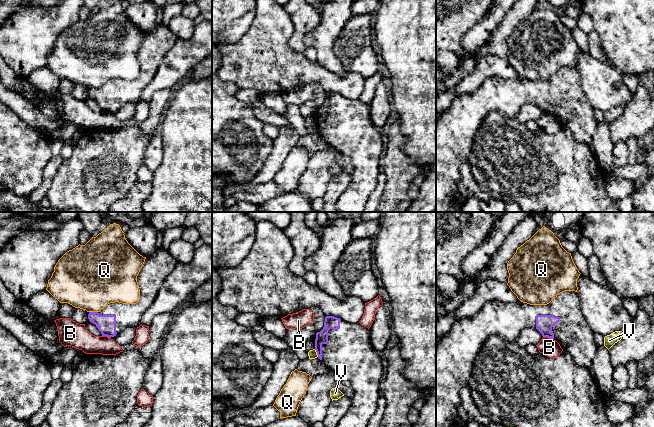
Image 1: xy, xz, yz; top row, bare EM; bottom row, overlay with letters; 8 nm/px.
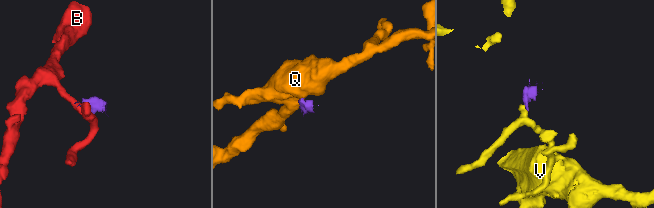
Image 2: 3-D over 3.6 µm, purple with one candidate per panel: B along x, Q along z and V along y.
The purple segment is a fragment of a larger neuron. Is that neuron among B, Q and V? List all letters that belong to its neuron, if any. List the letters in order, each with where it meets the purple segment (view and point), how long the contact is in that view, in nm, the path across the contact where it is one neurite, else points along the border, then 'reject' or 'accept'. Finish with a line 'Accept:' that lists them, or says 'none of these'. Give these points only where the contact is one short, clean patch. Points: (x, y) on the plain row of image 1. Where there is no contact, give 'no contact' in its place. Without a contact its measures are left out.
B: yz (548, 113) | 90 nm | along yz (543, 112), (553, 115) | reject
Q: xy (93, 88) | 70 nm | along xy (89, 87), (97, 88) | reject
V: xz (317, 129) | 70 nm | along xz (314, 125), (318, 132) | reject
Accept: none of these

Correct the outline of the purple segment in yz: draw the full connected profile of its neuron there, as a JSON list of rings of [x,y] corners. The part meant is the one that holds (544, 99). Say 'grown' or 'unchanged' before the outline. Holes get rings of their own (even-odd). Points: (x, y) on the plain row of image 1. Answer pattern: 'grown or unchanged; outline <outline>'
grown; outline [[[564,67],[547,81],[487,77],[473,92],[455,96],[450,107],[445,109],[441,117],[436,120],[436,212],[448,212],[449,208],[458,202],[457,187],[462,179],[460,166],[468,162],[474,137],[486,116],[491,111],[499,111],[505,117],[512,118],[517,115],[519,109],[525,104],[536,104],[543,113],[556,116],[579,142],[589,144],[596,132],[597,123],[594,116],[594,108],[589,103],[581,87],[577,68]]]

